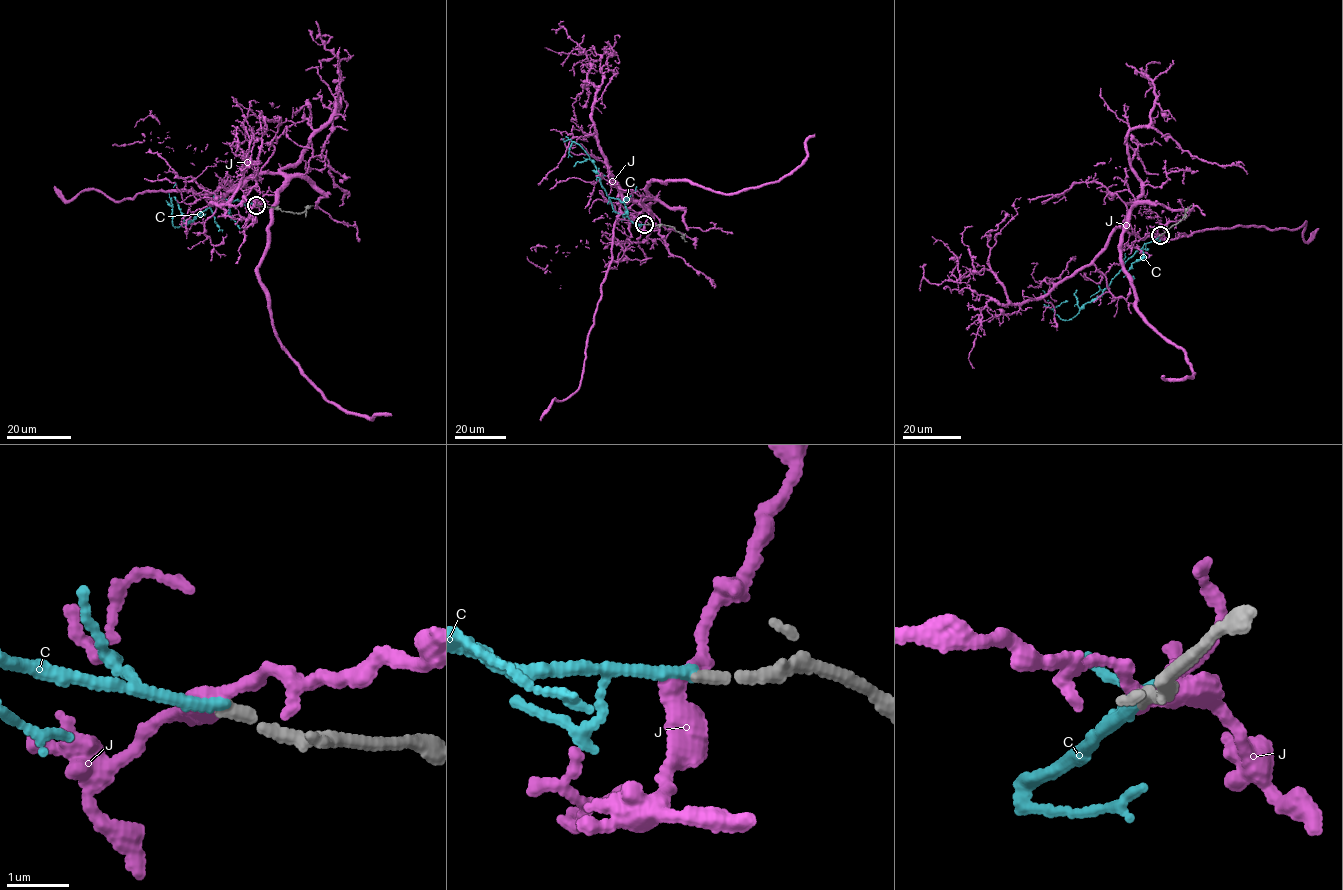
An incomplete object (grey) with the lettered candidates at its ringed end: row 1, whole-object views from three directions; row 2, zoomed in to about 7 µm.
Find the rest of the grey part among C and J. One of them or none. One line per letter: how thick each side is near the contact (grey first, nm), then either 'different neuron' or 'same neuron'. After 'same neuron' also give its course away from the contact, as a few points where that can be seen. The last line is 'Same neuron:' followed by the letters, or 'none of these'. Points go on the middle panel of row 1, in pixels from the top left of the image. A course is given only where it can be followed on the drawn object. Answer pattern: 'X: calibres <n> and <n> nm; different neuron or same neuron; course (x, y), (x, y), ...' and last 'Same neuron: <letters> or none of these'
C: calibres 170 and 180 nm; same neuron; course (644, 224), (632, 223), (626, 214), (615, 212), (593, 163), (574, 141), (569, 139), (563, 142), (562, 138)
J: calibres 180 and 300 nm; different neuron
Same neuron: C

